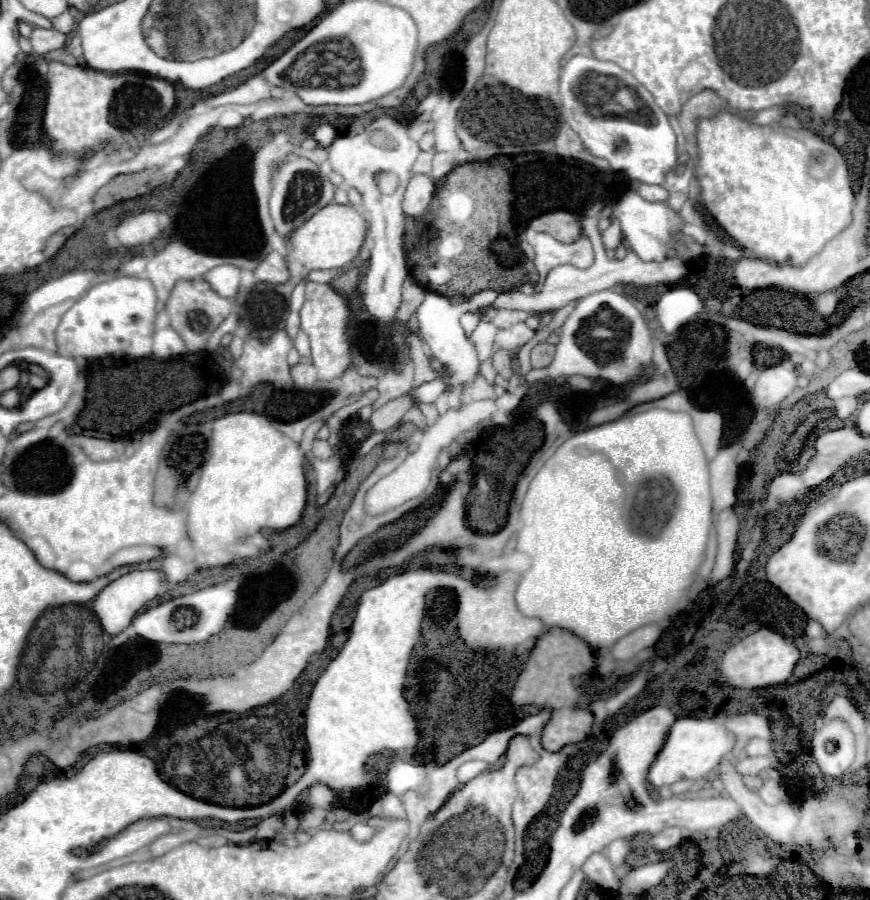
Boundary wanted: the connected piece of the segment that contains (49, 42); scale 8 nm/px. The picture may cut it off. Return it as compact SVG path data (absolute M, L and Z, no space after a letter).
M34 28L32 36L30 36L30 44L34 48L34 54L38 54L38 56L44 56L44 54L48 54L52 50L64 48L66 40L68 40L68 36L58 32L58 30L54 30L54 28L50 28L50 30Z

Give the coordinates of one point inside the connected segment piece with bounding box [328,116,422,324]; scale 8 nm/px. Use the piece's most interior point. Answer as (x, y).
(378, 163)

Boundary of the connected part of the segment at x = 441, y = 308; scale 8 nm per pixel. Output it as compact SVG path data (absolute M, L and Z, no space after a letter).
M428 292L426 300L416 310L418 324L420 324L418 334L430 346L430 352L434 354L434 358L442 364L442 380L448 386L456 386L456 388L472 386L474 380L480 376L478 350L474 342L466 336L464 328L460 326L460 312L468 312L468 310L474 310L472 300L466 300L464 304L450 304L446 296L436 294L436 292Z

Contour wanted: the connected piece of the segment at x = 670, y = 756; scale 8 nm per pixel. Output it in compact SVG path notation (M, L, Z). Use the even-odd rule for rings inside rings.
M690 716L678 718L672 724L672 730L668 732L668 738L662 750L658 752L654 764L650 766L648 782L654 788L662 788L662 786L672 786L674 782L684 778L692 778L692 780L706 778L716 770L716 766L732 748L734 748L734 736L724 726L708 718L690 718Z

